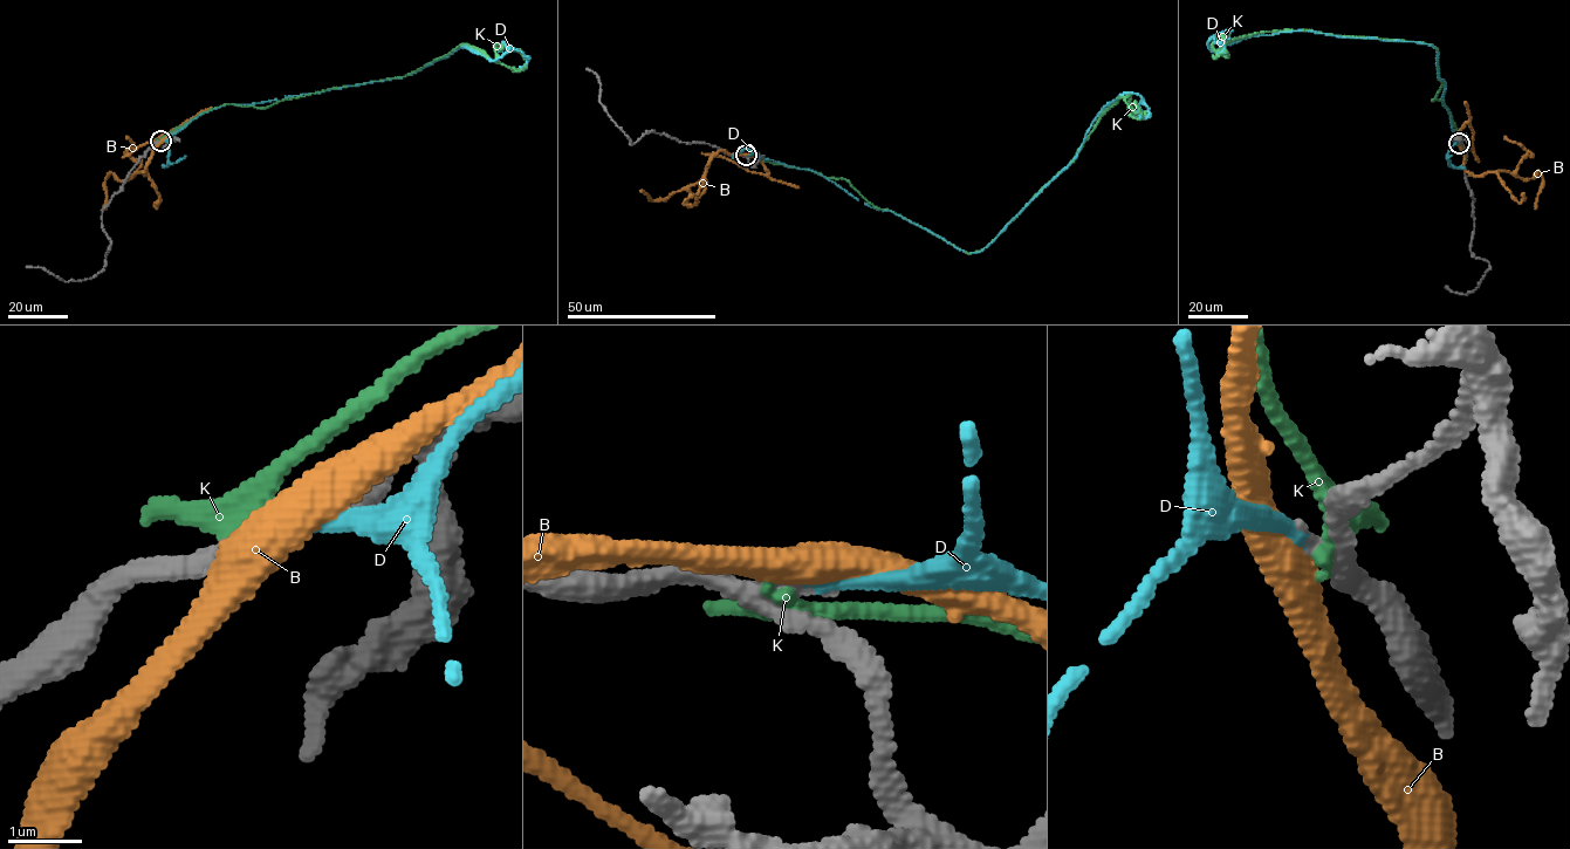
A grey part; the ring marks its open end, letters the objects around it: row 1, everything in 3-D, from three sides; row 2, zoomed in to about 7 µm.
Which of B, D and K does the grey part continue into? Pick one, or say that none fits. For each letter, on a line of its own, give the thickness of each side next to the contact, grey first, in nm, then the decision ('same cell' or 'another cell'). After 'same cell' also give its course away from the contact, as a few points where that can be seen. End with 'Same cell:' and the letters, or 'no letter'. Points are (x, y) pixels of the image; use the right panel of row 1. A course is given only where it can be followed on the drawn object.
B: 240 nm thick on the grey side, 440 nm on the other; another cell
D: 200 nm thick on the grey side, 170 nm on the other; same cell; it runs (1459, 143), (1430, 45), (1295, 31), (1214, 52), (1207, 46), (1213, 36), (1224, 46), (1217, 53)
K: 240 nm thick on the grey side, 240 nm on the other; another cell
Same cell: D

